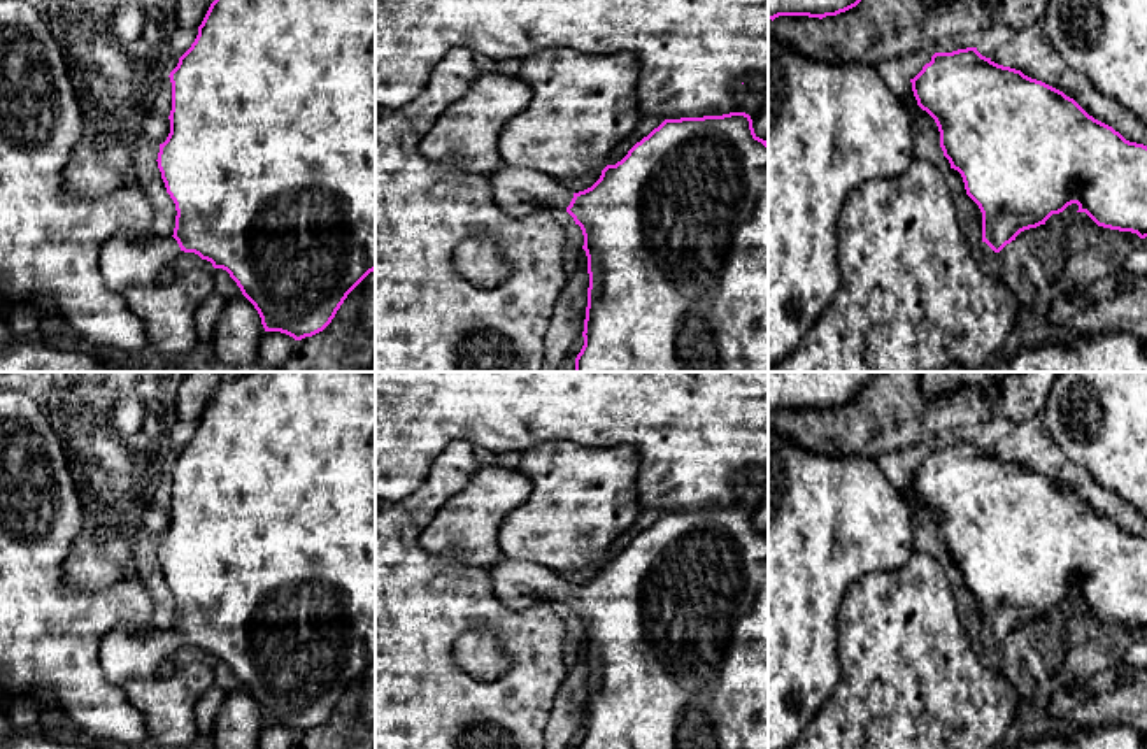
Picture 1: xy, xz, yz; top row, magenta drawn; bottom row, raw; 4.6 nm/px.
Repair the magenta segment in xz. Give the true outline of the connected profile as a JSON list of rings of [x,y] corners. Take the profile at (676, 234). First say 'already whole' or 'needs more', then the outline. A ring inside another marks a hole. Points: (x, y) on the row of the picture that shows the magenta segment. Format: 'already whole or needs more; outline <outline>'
needs more; outline [[[749,114],[665,119],[621,161],[607,165],[591,188],[579,193],[572,193],[561,181],[528,167],[502,163],[488,177],[505,214],[521,218],[537,209],[565,209],[582,230],[589,288],[584,346],[575,358],[574,372],[768,372],[768,142],[754,133]]]

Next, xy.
needs more; outline [[[214,0],[198,26],[195,42],[168,77],[172,82],[170,133],[160,144],[156,161],[177,210],[174,235],[114,233],[100,251],[102,281],[114,293],[154,284],[182,251],[195,253],[214,268],[230,274],[258,310],[265,332],[281,332],[295,340],[323,332],[347,295],[375,270],[375,0]]]

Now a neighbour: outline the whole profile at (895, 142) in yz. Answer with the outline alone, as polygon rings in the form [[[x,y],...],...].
[[[768,30],[768,368],[798,347],[840,288],[837,225],[847,193],[866,179],[901,175],[914,158],[910,112],[875,67],[805,58]]]

